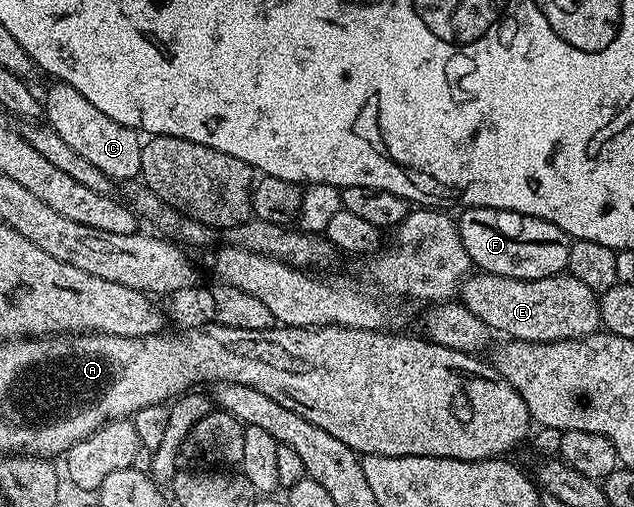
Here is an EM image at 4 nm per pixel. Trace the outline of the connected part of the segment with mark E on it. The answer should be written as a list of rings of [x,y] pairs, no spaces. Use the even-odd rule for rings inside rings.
[[[488,272],[471,274],[461,285],[461,302],[467,307],[469,314],[477,314],[477,318],[481,318],[481,322],[485,322],[485,326],[489,326],[492,333],[499,335],[500,332],[507,340],[524,340],[537,344],[583,340],[586,336],[593,336],[600,331],[603,322],[597,293],[589,286],[585,286],[585,282],[581,282],[576,276],[570,274],[536,280],[505,278]]]

